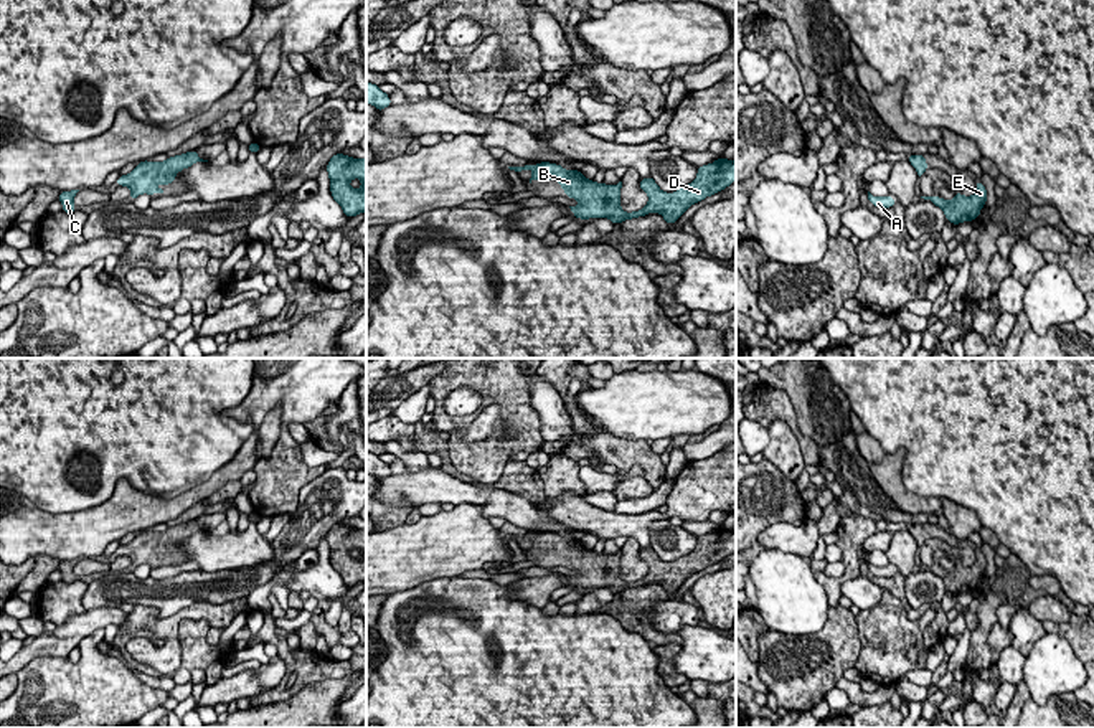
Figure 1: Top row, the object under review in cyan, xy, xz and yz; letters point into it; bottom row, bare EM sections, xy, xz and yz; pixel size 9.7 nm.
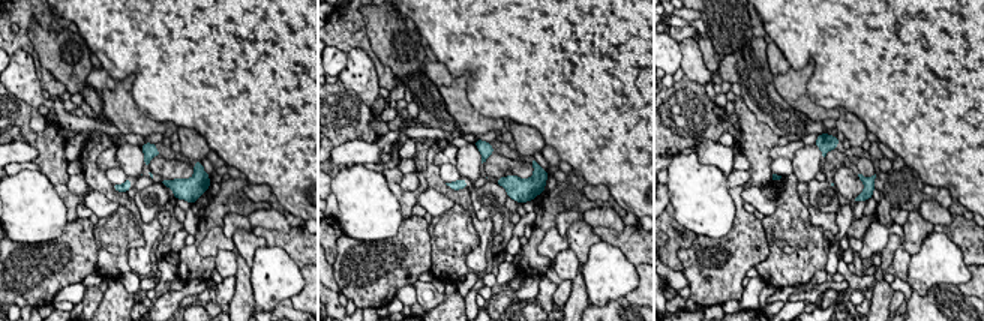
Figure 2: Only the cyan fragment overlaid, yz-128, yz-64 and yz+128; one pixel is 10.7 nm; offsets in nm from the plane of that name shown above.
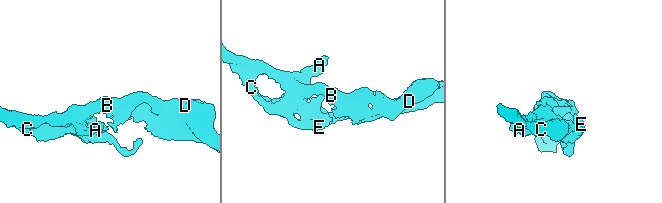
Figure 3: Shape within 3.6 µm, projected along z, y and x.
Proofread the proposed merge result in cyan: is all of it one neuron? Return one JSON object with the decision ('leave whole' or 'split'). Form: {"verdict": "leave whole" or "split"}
{"verdict": "leave whole"}

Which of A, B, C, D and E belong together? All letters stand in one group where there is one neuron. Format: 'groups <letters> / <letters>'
groups A B C D E

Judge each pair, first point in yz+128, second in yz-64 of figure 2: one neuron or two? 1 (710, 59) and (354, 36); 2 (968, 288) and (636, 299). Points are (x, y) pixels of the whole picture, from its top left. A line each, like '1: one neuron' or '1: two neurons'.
1: one neuron
2: one neuron

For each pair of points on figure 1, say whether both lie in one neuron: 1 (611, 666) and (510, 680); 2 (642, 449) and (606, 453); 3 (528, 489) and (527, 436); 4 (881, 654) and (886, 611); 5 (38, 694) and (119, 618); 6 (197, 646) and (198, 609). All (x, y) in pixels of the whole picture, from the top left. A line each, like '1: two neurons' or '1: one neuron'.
1: one neuron
2: one neuron
3: two neurons
4: one neuron
5: two neurons
6: two neurons

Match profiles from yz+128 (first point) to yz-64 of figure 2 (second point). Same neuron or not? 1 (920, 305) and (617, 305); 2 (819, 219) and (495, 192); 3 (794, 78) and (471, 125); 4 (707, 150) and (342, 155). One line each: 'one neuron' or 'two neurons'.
1: one neuron
2: two neurons
3: one neuron
4: one neuron

